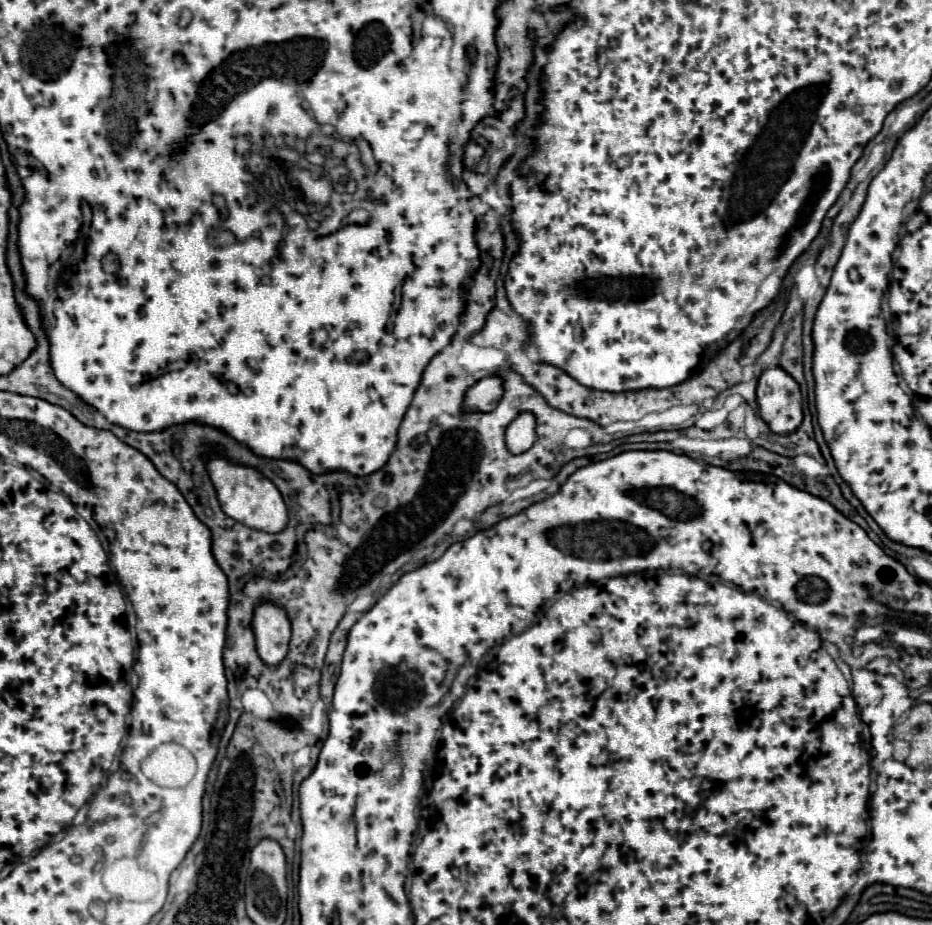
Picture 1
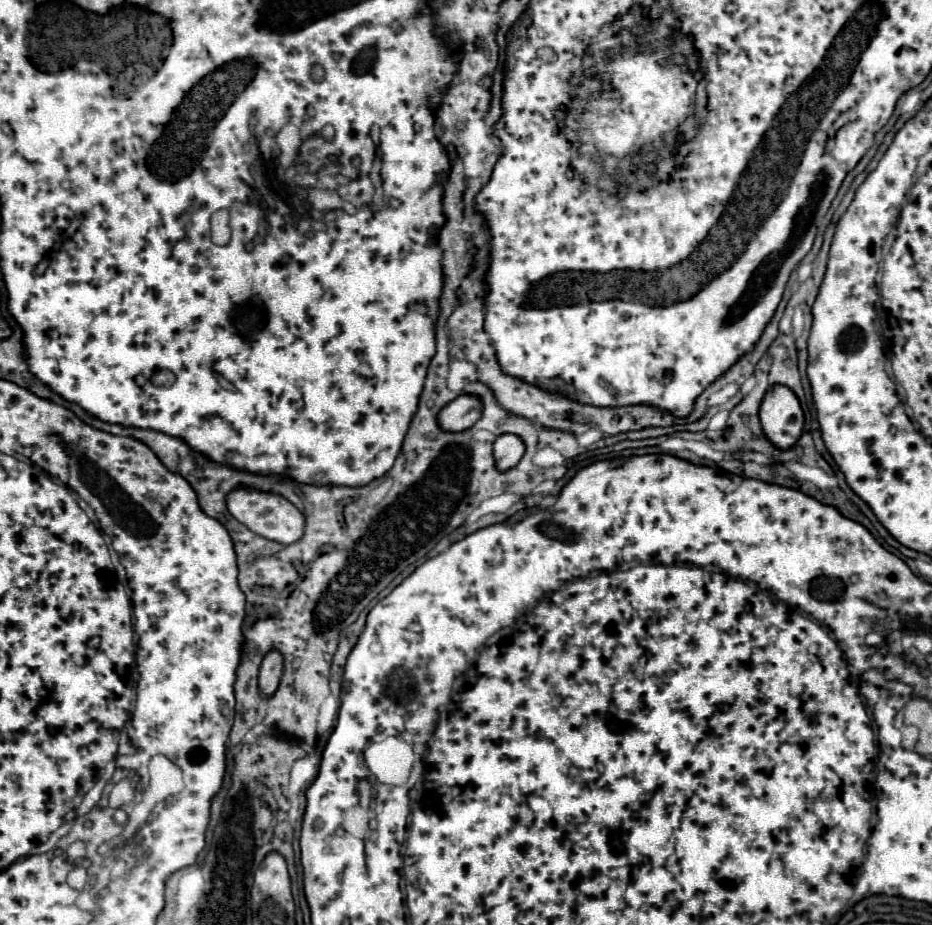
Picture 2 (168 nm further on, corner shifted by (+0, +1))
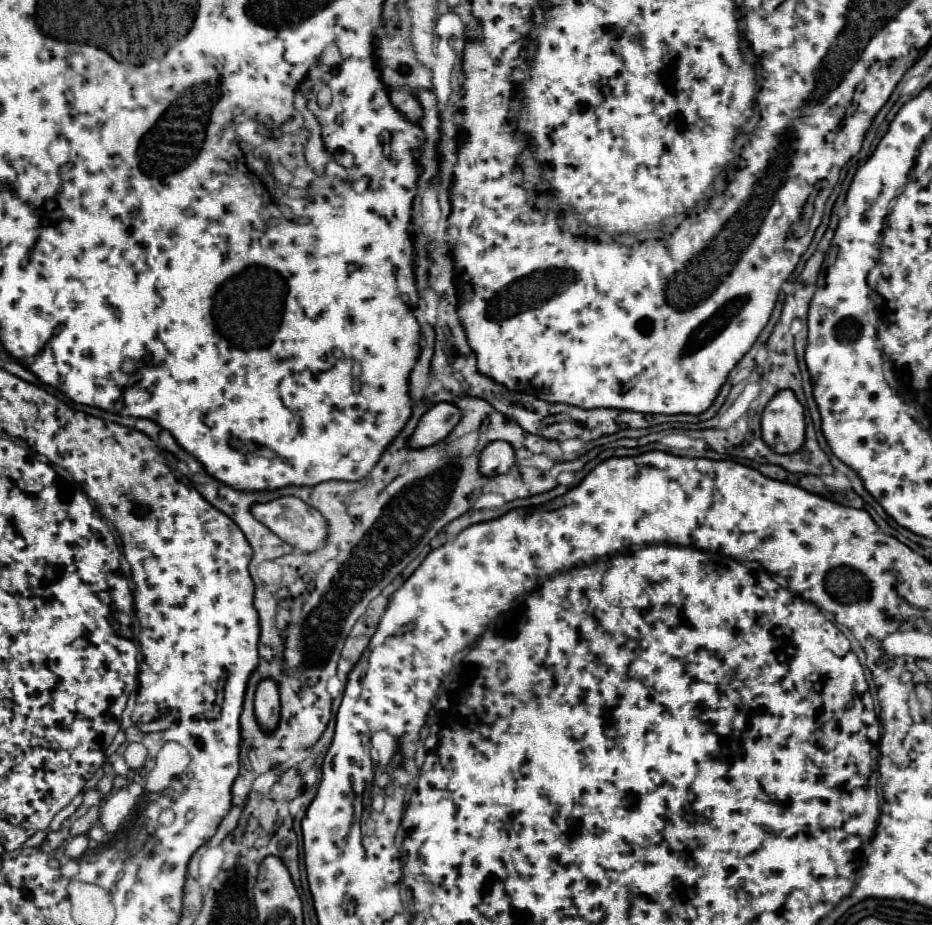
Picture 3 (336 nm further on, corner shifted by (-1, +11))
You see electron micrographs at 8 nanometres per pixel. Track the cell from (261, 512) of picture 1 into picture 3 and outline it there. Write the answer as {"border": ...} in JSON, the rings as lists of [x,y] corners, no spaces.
{"border":[[[281,496],[267,504],[255,504],[251,512],[253,516],[257,516],[257,520],[261,520],[269,530],[273,530],[281,540],[285,540],[299,552],[307,552],[307,554],[315,552],[327,540],[327,520],[323,518],[323,514],[311,508],[309,504],[305,504],[303,500],[297,500],[295,496]]]}

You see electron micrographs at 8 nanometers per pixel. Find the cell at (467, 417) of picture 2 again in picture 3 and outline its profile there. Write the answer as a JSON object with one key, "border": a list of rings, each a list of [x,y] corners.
{"border":[[[447,402],[433,404],[419,420],[415,432],[407,440],[407,446],[413,450],[419,450],[419,448],[429,448],[443,442],[447,434],[455,428],[459,418],[461,418],[461,410],[453,408],[453,404],[447,404]]]}

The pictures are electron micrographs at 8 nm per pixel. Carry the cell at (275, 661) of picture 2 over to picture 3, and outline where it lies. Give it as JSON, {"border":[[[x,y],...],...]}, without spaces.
{"border":[[[261,680],[255,692],[255,716],[263,732],[273,732],[279,726],[279,688],[273,680]]]}

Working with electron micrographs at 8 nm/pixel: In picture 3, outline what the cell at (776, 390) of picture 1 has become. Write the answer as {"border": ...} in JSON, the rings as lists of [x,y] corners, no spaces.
{"border":[[[781,390],[771,398],[761,416],[763,442],[777,454],[793,454],[805,442],[803,406],[791,390]]]}

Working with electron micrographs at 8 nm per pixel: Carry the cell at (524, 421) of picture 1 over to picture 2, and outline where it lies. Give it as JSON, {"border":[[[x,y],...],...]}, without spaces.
{"border":[[[500,434],[494,440],[496,466],[500,466],[500,470],[508,470],[508,468],[516,466],[520,462],[520,458],[524,456],[524,452],[526,452],[526,446],[516,434]]]}

